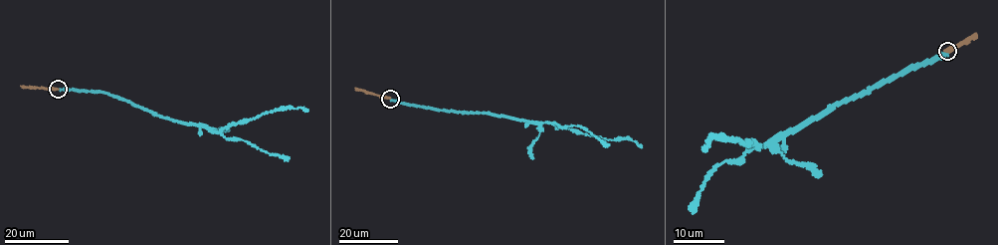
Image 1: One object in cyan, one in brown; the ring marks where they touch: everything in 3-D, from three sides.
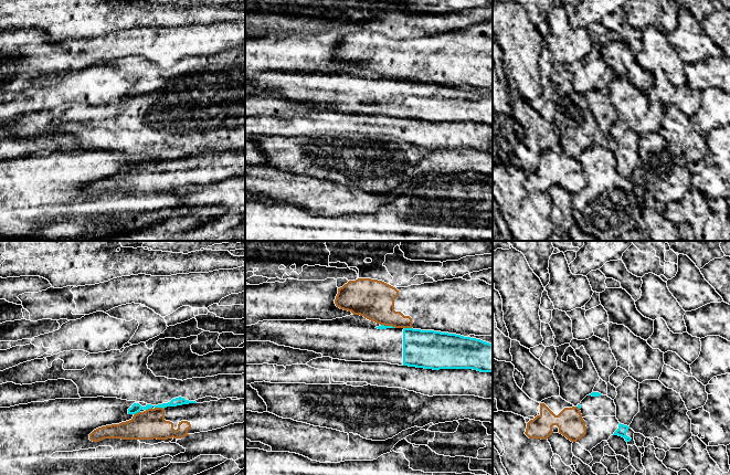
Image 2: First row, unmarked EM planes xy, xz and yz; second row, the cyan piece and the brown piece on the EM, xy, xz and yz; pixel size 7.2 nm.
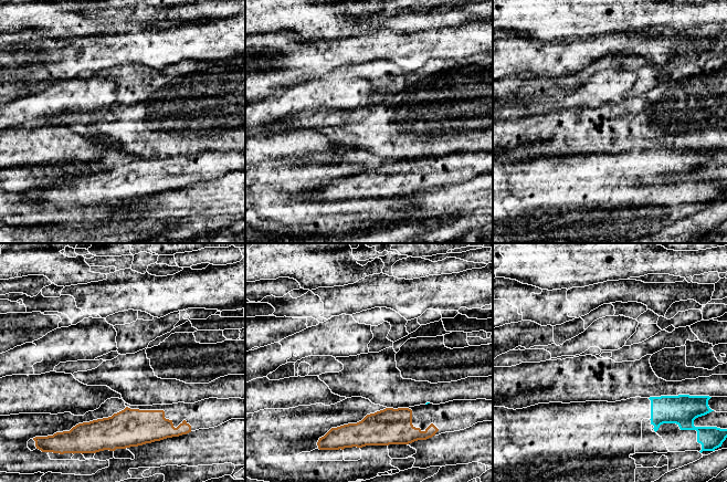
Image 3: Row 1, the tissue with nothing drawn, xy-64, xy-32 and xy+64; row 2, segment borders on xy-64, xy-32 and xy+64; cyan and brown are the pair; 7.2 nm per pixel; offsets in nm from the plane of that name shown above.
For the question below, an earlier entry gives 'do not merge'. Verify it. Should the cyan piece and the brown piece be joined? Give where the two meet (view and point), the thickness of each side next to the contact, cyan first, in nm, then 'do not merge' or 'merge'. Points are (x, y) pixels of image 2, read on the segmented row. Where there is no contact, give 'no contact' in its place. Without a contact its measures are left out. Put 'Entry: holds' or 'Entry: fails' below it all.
xy (159, 407) | 70/220 nm | do not merge
Entry: holds

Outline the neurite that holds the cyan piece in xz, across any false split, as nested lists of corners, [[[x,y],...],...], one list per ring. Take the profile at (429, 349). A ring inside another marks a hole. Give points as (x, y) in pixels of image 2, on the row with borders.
[[[360,315],[332,320],[263,320],[245,326],[245,341],[271,341],[346,361],[493,372],[489,342],[456,334],[384,326]]]

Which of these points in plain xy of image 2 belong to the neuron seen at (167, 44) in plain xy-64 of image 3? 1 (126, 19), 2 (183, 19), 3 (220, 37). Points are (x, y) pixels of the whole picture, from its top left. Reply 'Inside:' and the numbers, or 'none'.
Inside: 3

